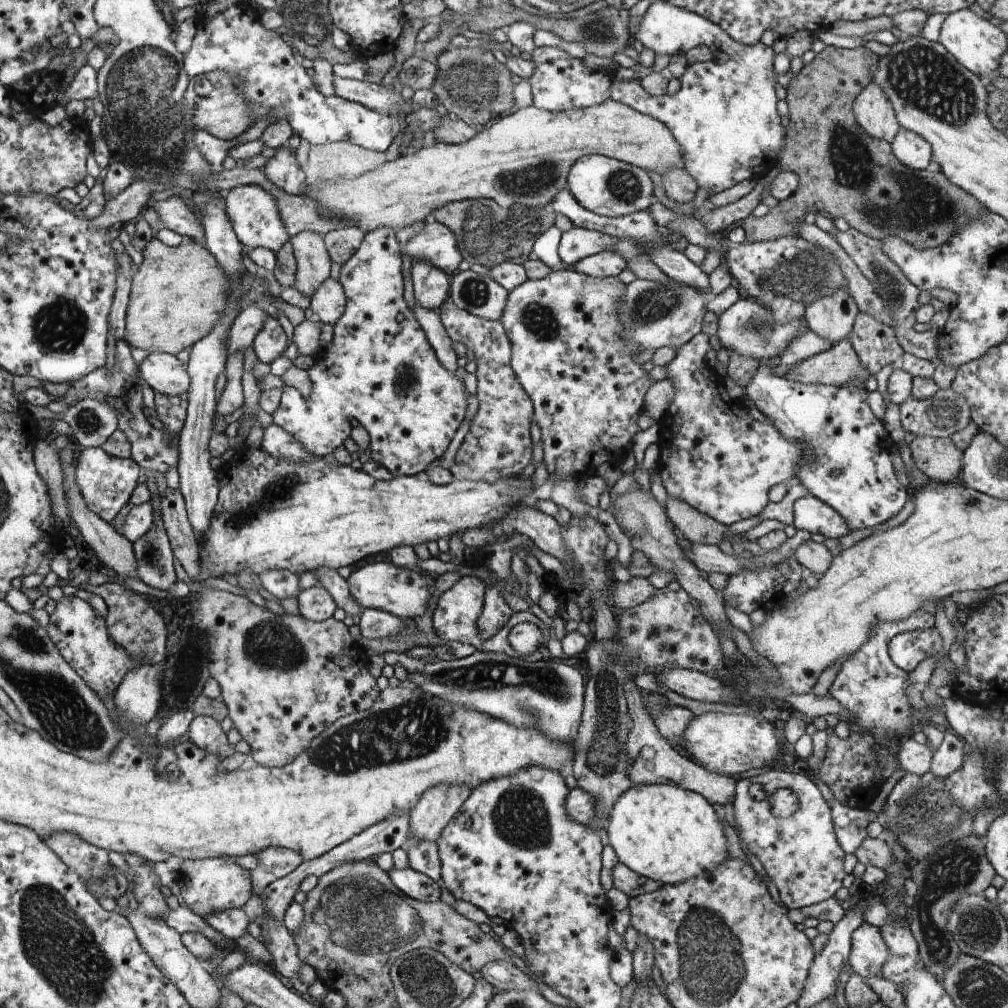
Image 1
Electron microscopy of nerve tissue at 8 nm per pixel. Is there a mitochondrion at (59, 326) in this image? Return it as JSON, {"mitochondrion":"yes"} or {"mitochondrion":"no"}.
{"mitochondrion":"yes"}

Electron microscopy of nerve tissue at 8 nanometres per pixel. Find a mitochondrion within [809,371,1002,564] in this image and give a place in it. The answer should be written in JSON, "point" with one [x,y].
{"point":[945,414]}

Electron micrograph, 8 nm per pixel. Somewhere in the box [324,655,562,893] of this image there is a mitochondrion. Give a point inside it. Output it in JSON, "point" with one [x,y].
{"point":[520,817]}

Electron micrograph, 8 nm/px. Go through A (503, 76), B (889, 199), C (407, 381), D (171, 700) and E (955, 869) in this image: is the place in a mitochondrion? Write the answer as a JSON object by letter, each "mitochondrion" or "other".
{"A":"mitochondrion","B":"mitochondrion","C":"mitochondrion","D":"mitochondrion","E":"mitochondrion"}

